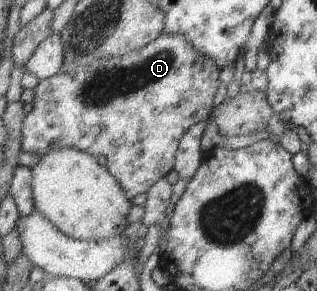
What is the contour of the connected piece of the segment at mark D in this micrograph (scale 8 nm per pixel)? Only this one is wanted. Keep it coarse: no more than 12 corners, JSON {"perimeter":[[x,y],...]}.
{"perimeter":[[185,36],[41,79],[22,150],[105,156],[129,200],[212,116]]}

